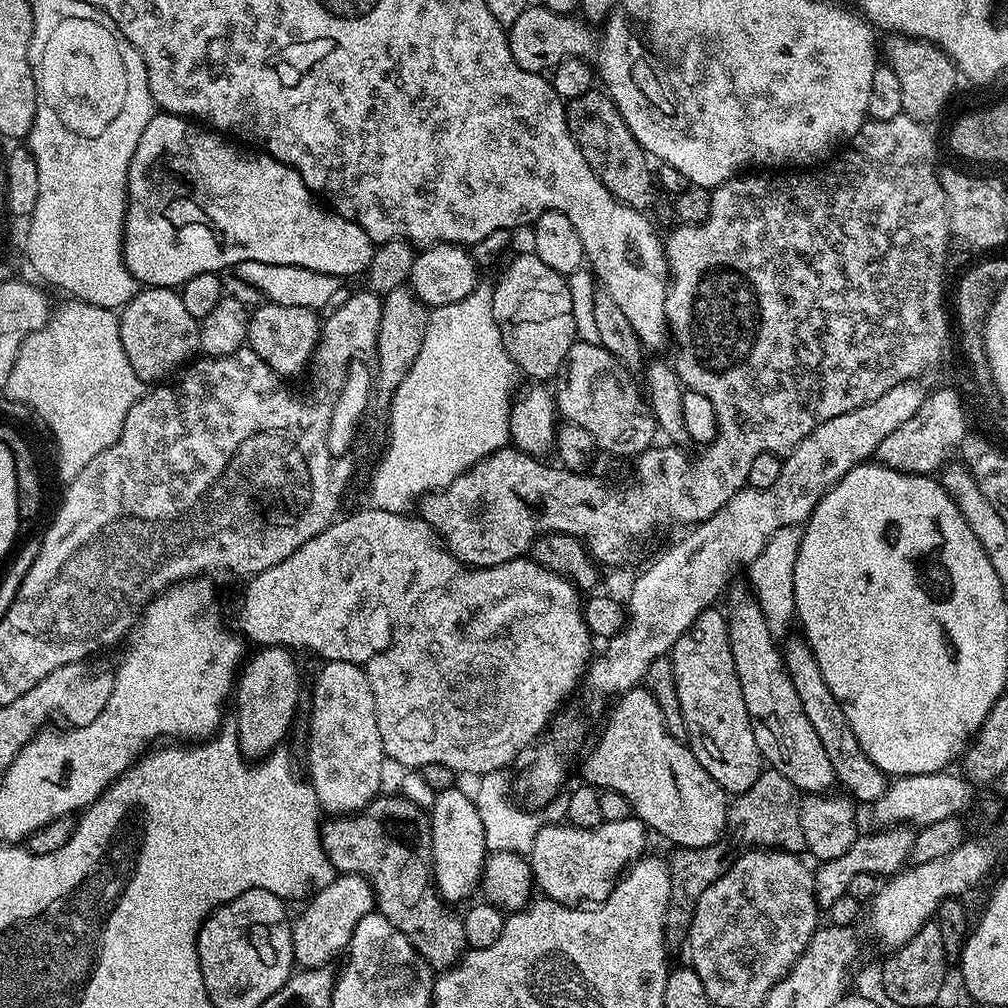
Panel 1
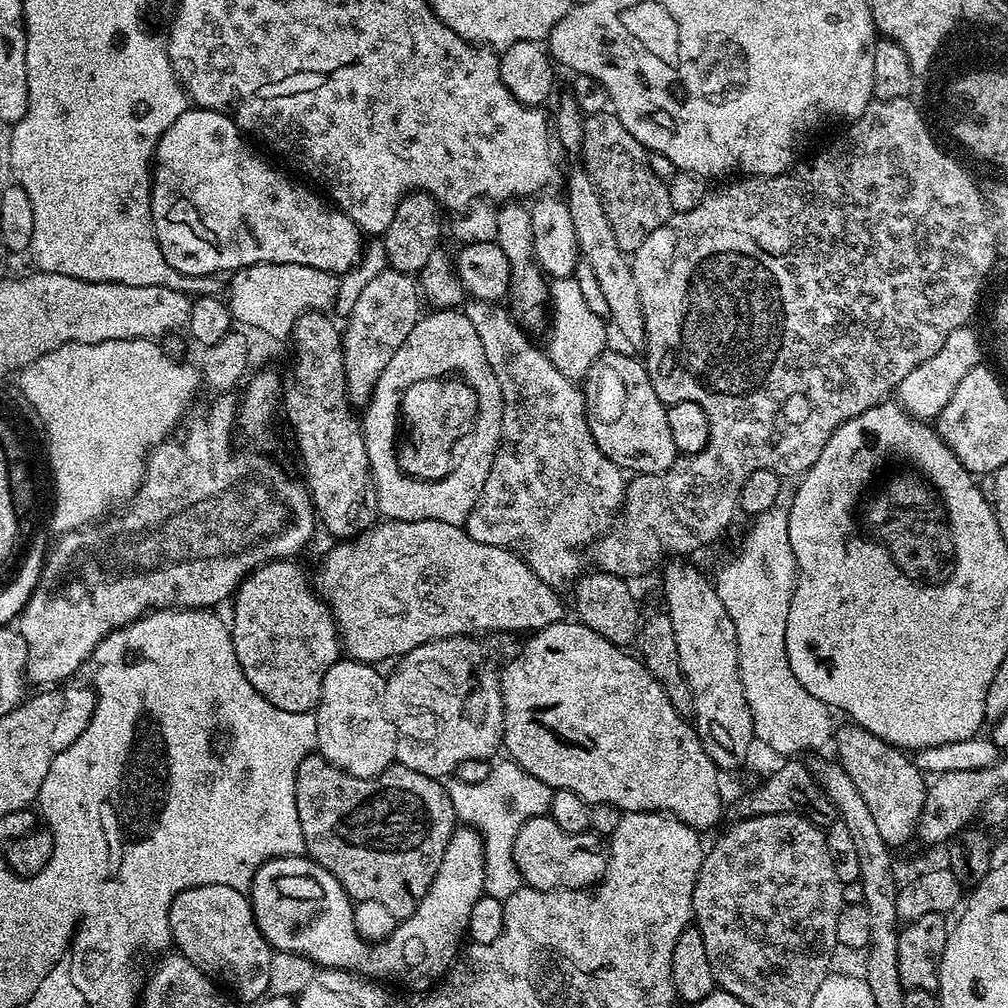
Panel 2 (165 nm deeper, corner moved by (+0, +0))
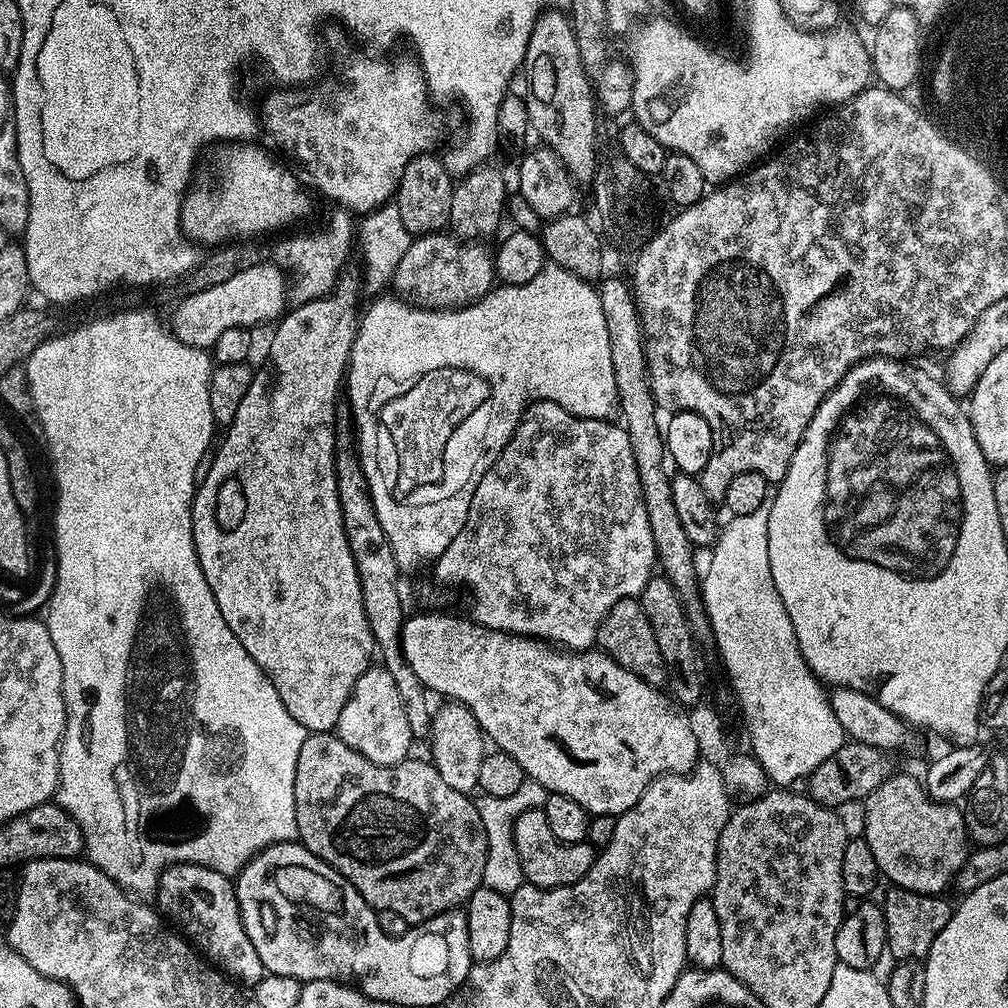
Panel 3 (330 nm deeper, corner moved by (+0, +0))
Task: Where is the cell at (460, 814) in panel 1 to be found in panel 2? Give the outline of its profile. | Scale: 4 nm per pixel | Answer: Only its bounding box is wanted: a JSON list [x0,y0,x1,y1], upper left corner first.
[250,826,486,990]

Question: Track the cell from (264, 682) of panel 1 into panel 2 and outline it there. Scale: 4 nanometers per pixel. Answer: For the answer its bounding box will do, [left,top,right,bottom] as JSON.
[230,559,342,712]

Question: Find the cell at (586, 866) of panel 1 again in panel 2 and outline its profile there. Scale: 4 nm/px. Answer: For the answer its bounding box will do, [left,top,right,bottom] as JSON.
[513,815,608,892]

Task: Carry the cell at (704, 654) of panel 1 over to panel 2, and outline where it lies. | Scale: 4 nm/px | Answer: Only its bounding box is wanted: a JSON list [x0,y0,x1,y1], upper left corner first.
[663,558,754,768]

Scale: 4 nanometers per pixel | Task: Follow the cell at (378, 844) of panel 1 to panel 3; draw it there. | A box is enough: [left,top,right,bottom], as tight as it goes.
[294,732,487,926]

